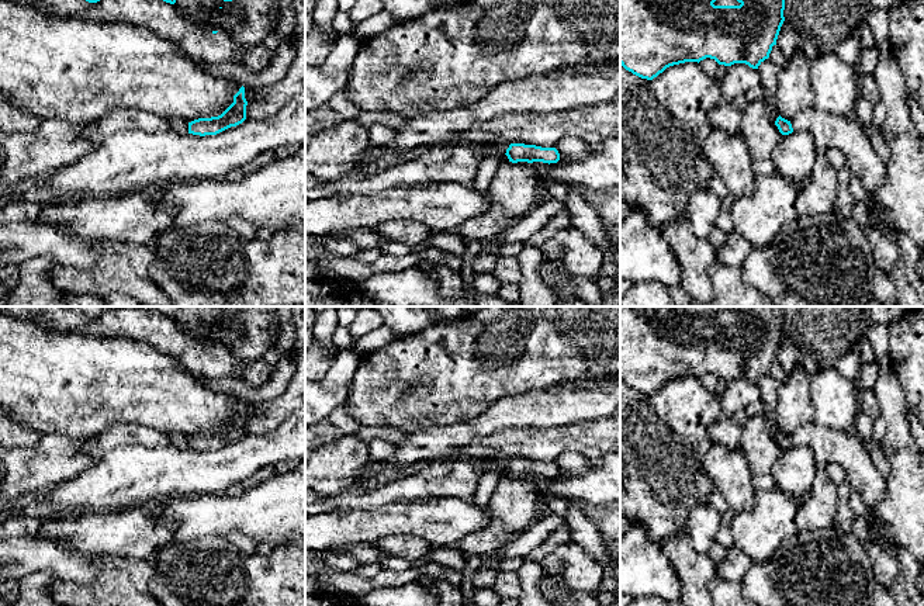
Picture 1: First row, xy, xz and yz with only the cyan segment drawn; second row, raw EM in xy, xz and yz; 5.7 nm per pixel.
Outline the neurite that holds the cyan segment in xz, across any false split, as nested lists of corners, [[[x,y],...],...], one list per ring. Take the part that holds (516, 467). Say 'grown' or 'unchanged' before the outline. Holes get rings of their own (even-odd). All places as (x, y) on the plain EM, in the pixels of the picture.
grown; [[[511,458],[505,470],[509,477],[499,479],[488,505],[489,523],[482,530],[443,547],[477,554],[484,560],[494,560],[508,543],[537,519],[540,498],[529,479],[533,477],[557,478],[560,475],[558,465],[556,463]]]

